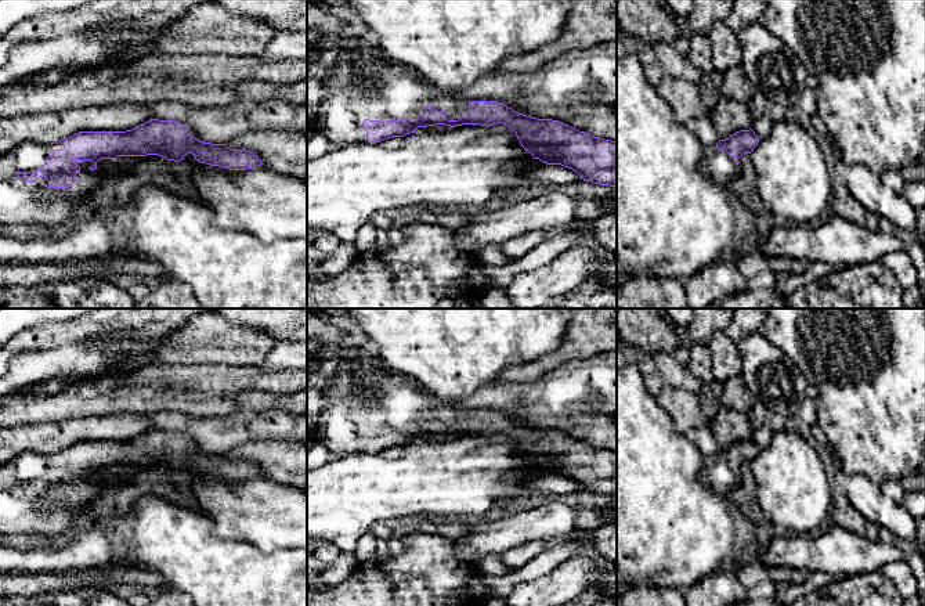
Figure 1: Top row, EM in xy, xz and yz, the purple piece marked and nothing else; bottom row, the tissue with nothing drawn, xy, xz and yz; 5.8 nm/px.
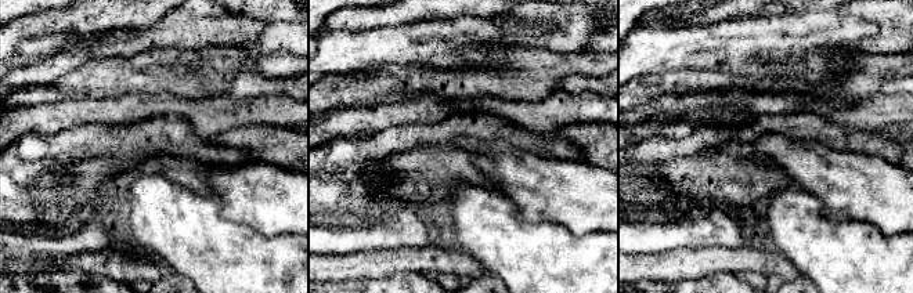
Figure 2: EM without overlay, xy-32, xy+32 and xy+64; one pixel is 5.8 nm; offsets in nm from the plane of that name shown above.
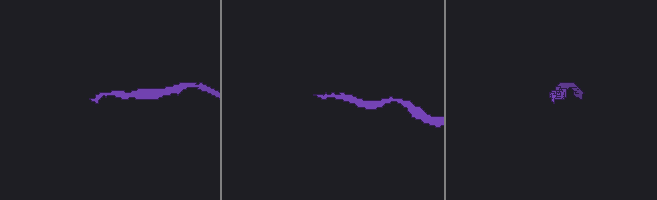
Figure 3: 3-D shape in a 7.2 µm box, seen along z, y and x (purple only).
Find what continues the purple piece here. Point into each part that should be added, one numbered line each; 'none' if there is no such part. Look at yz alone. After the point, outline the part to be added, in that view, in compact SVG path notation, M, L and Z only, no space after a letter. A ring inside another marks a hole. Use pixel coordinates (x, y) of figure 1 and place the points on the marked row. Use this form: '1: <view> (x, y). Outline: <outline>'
1: yz (718, 163). Outline: M716 144L705 148L704 154L701 170L719 185L729 187L740 176L737 159L730 156L725 149L718 149Z

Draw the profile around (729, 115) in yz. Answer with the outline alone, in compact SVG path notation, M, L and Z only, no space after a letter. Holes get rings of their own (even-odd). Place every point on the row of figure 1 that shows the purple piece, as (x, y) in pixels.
M725 95L720 97L716 107L709 112L709 118L720 140L729 138L736 131L749 130L754 125L748 105Z

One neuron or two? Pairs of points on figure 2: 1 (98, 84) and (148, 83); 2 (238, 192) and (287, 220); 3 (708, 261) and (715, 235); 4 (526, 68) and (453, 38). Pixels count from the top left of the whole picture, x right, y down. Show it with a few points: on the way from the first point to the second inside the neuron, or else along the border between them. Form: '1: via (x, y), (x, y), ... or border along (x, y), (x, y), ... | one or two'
1: via (111, 83), (136, 83) | one
2: via (251, 192), (262, 195), (274, 208) | one
3: border along (744, 243), (736, 248), (697, 246), (681, 249) | two
4: border along (497, 47), (487, 65), (461, 68) | two

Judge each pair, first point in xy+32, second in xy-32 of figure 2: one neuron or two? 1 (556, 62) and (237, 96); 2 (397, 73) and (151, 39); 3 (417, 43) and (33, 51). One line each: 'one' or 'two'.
1: two
2: two
3: one

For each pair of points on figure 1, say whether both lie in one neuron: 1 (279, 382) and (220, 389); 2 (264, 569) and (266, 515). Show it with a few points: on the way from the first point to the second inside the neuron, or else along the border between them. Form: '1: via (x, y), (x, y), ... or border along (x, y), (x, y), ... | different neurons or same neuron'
1: via (264, 381), (235, 381) | same neuron
2: border along (234, 540), (250, 543), (266, 554), (292, 549) | different neurons

